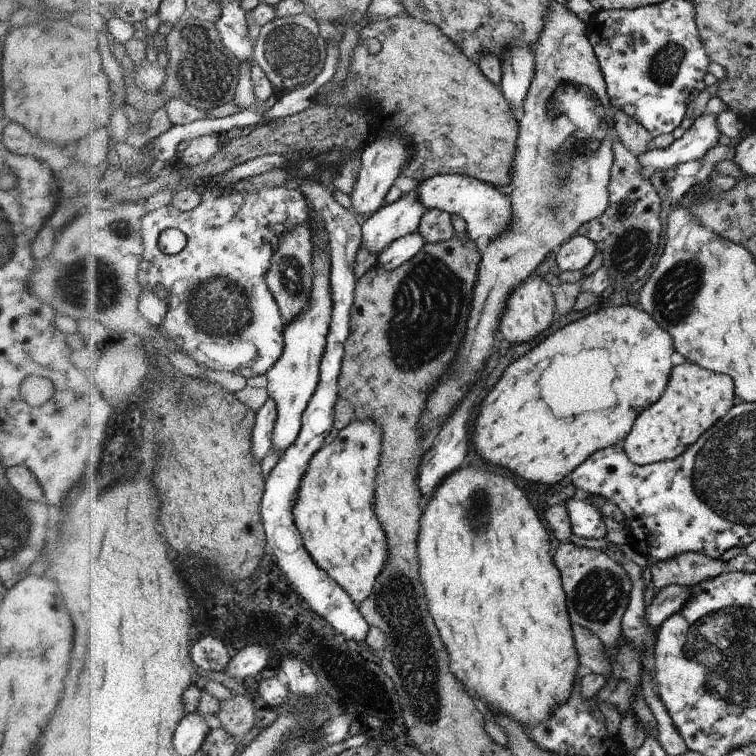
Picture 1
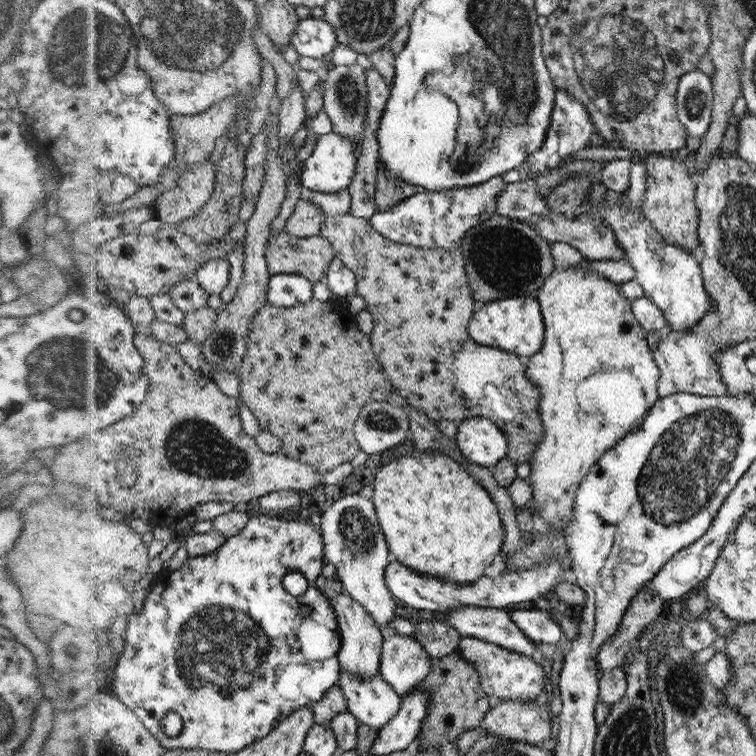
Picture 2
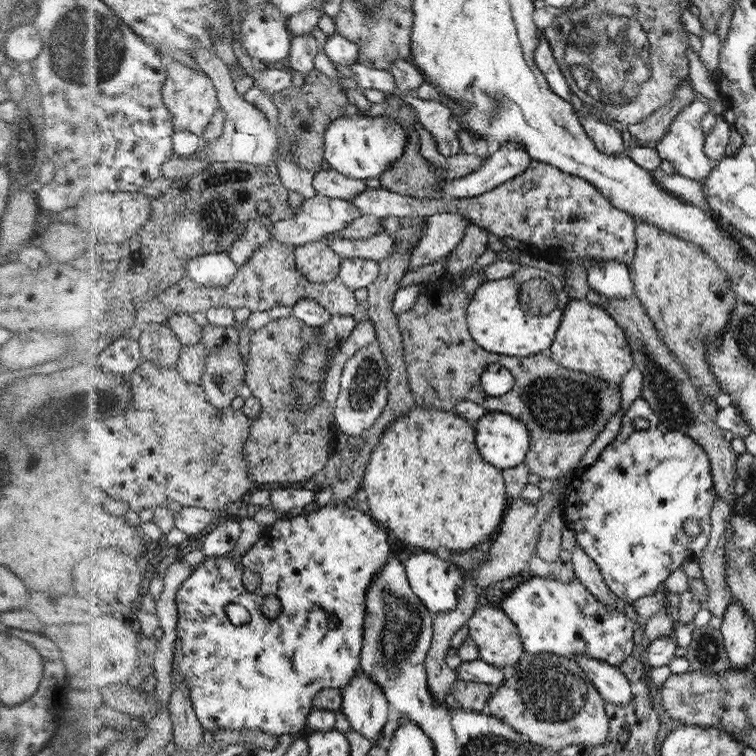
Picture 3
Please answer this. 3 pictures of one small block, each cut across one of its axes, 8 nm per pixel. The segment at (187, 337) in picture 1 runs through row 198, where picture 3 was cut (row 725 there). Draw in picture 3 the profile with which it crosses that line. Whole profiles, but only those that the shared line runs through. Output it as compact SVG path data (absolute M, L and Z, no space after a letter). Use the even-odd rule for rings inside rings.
M333 504L321 507L318 510L302 513L295 518L279 517L276 522L267 530L267 533L243 556L241 564L238 560L228 558L228 555L219 557L207 557L192 574L192 578L186 580L178 592L178 611L180 611L180 622L178 629L177 647L175 648L172 678L174 678L174 667L179 678L185 678L189 682L191 695L195 704L197 716L208 732L220 730L244 730L244 728L260 729L261 732L281 735L294 735L302 732L309 725L310 715L315 710L315 699L326 688L342 690L348 686L350 680L354 679L358 668L361 666L361 654L364 648L365 620L368 616L367 596L369 588L373 586L374 579L377 578L378 571L389 562L389 556L397 554L394 542L388 541L388 535L380 525L378 525L370 514L363 513L353 504L344 506ZM251 569L258 572L263 584L260 591L250 593L244 584L244 572ZM267 596L277 597L282 604L282 612L276 619L266 618L262 606L266 602ZM230 604L243 605L251 613L250 622L237 626L228 616L228 606Z

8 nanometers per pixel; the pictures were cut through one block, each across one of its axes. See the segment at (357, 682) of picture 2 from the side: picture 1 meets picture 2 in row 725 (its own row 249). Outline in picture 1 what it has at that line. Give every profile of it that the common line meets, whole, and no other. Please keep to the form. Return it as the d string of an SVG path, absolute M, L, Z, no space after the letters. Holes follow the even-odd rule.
M416 188L401 194L393 203L386 203L366 220L361 221L361 246L378 254L394 240L415 233L427 208L420 202Z

